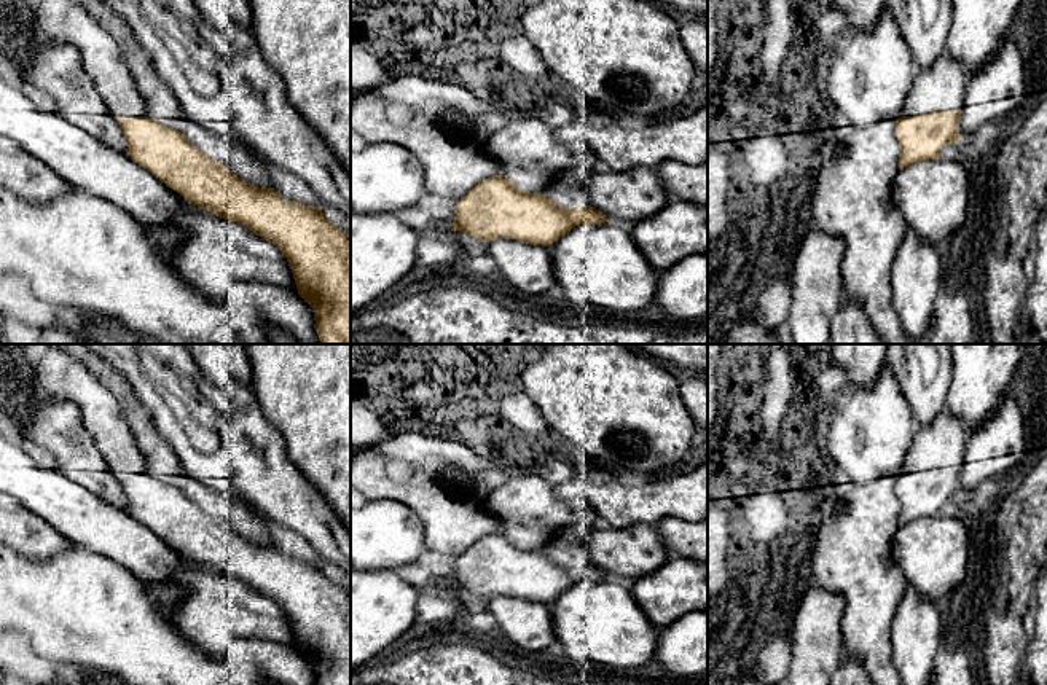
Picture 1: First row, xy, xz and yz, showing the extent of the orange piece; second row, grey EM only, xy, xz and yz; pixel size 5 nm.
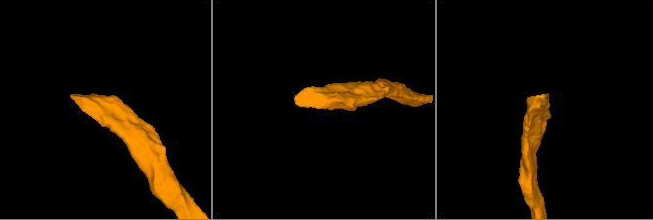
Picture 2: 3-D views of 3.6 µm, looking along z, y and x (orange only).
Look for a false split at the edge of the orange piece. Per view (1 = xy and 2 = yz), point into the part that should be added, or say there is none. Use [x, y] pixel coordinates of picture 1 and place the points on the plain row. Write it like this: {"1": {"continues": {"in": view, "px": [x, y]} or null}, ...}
{"1": {"continues": {"in": "xy", "px": [61, 376]}}, "2": {"continues": {"in": "yz", "px": [942, 443]}}}

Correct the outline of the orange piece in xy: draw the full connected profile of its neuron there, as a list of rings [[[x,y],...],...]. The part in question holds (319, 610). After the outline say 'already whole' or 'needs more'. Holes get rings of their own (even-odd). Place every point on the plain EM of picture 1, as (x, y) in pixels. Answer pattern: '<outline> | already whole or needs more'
[[[46,344],[37,362],[41,389],[59,400],[73,401],[104,460],[121,483],[127,513],[185,554],[188,561],[237,578],[273,599],[287,615],[298,652],[312,664],[314,685],[351,685],[351,593],[327,577],[320,564],[284,556],[273,545],[258,545],[210,516],[183,491],[148,475],[145,457],[123,417],[120,400],[80,362]]] | needs more

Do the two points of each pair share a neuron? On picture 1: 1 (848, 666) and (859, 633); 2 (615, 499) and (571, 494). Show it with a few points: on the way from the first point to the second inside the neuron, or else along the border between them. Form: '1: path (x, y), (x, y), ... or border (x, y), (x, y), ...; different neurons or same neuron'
1: border (843, 653), (856, 658), (866, 668); different neurons
2: path (604, 494), (582, 494); same neuron

